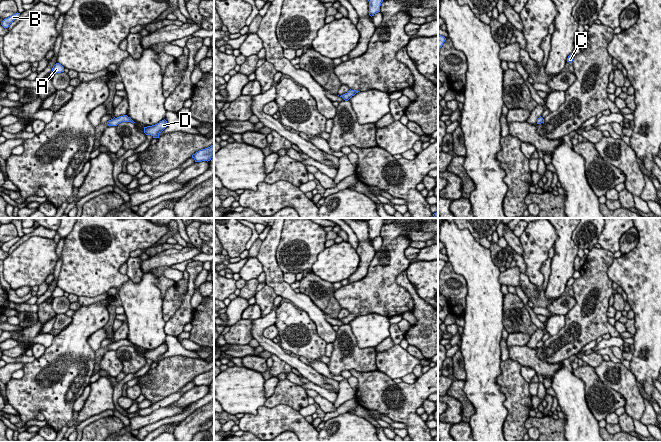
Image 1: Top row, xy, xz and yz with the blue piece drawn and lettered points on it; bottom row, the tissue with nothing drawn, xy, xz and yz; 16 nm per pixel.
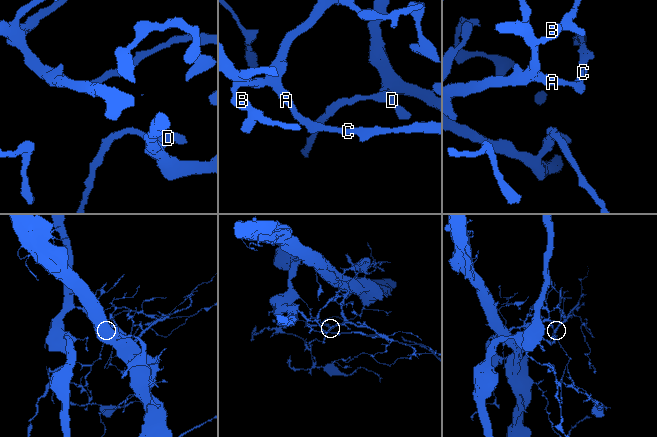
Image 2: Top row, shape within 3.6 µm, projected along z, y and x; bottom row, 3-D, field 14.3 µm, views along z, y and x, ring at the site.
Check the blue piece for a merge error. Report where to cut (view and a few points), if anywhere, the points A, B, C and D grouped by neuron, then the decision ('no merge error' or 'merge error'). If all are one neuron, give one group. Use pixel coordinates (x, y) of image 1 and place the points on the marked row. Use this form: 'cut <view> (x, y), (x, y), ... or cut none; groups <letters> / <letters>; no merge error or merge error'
cut xy (117, 117), (119, 122); groups A B C / D; merge error

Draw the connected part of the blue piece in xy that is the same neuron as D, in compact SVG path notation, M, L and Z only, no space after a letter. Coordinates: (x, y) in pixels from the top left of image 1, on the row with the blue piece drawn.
M164 119L155 125L144 127L144 133L146 135L151 135L153 138L159 138L159 134L167 127L167 125L168 123Z

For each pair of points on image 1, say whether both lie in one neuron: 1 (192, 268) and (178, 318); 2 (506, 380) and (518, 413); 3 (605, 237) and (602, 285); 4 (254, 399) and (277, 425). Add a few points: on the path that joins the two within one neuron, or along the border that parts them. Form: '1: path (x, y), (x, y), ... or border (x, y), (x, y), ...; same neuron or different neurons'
1: path (191, 280), (186, 306); same neuron
2: path (514, 388), (518, 396), (518, 405); same neuron
3: border (601, 247), (613, 253); different neurons
4: border (264, 405), (260, 406), (255, 414), (244, 414); different neurons

